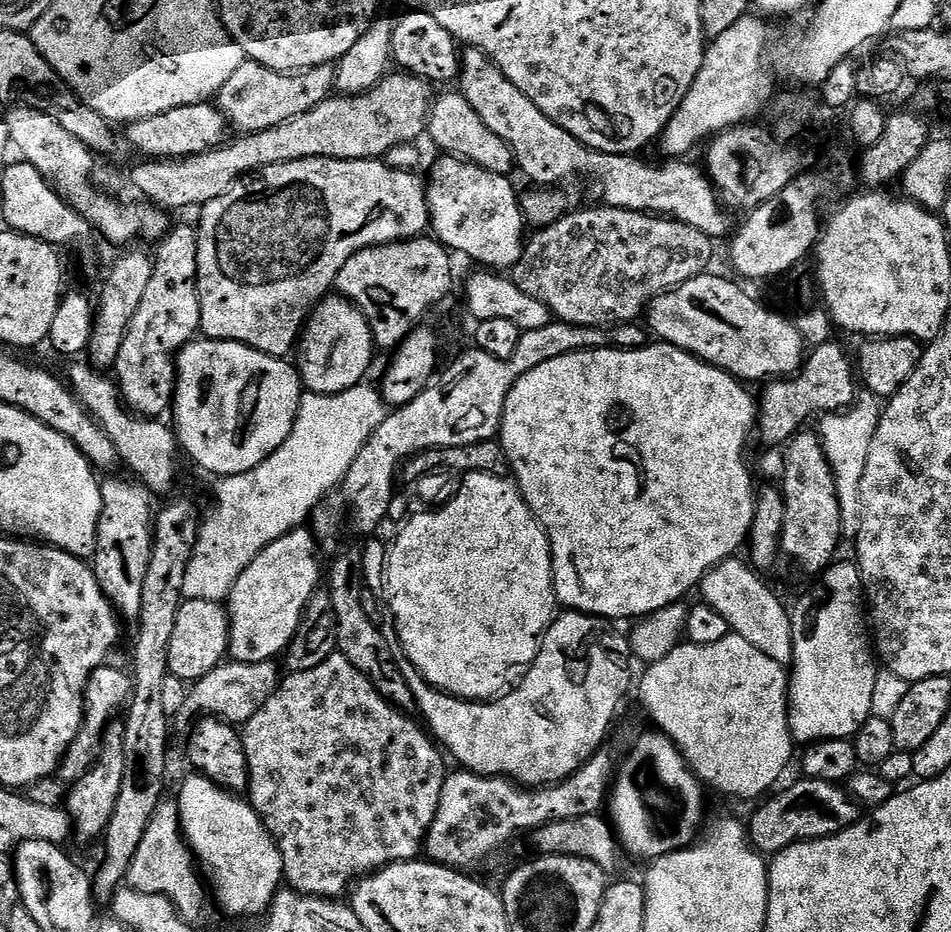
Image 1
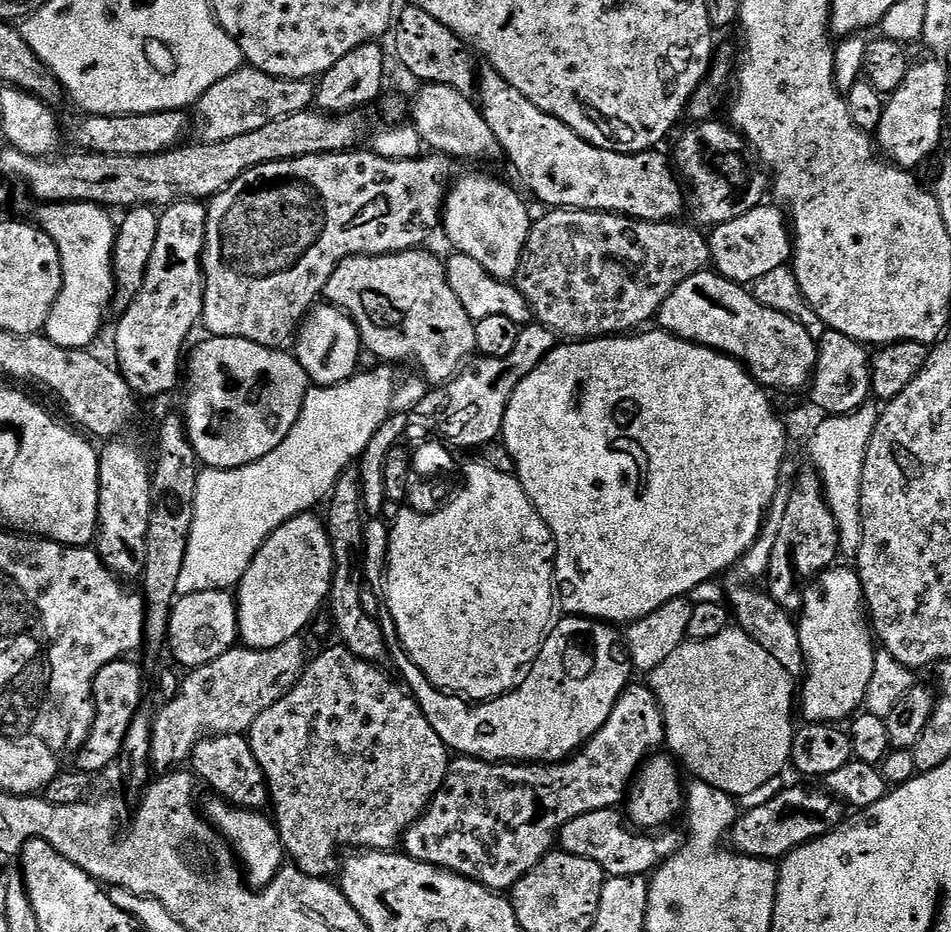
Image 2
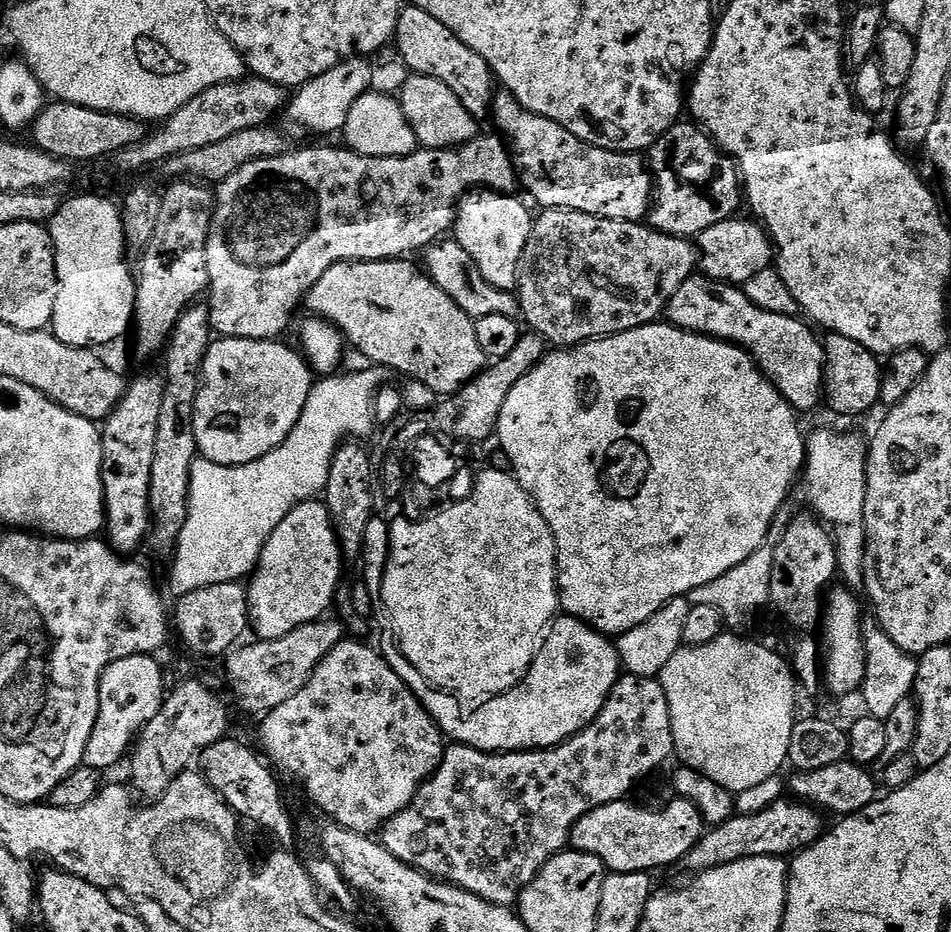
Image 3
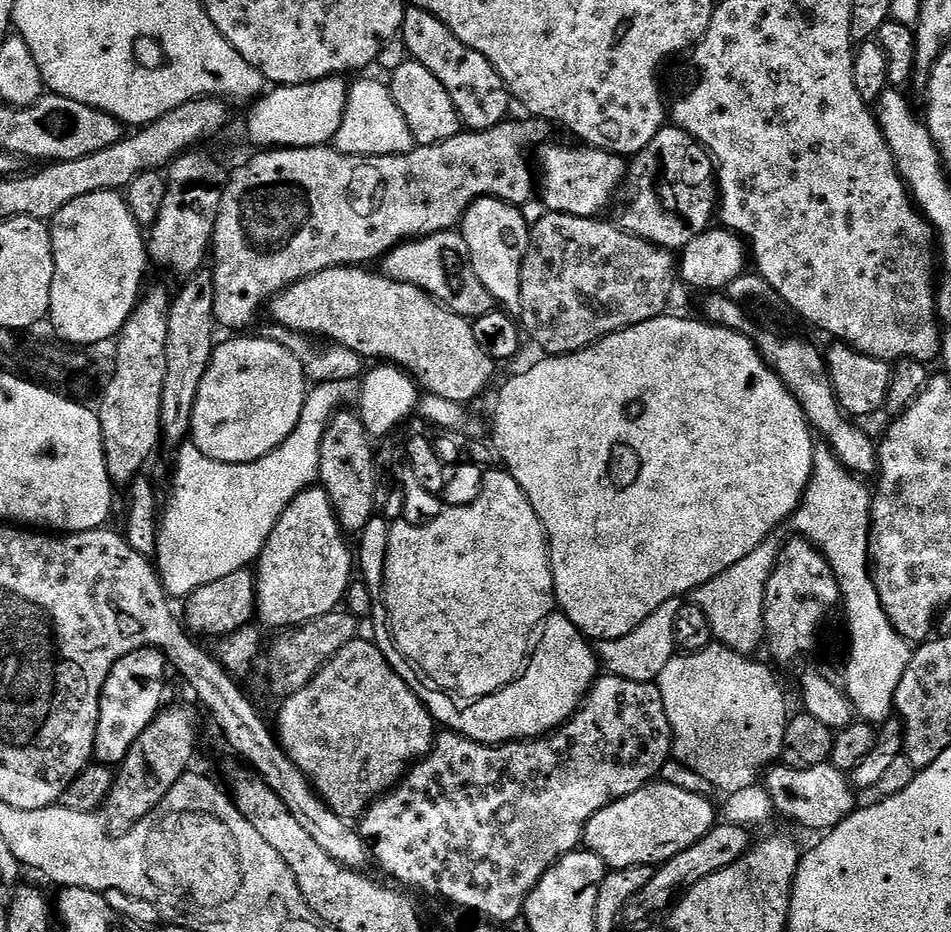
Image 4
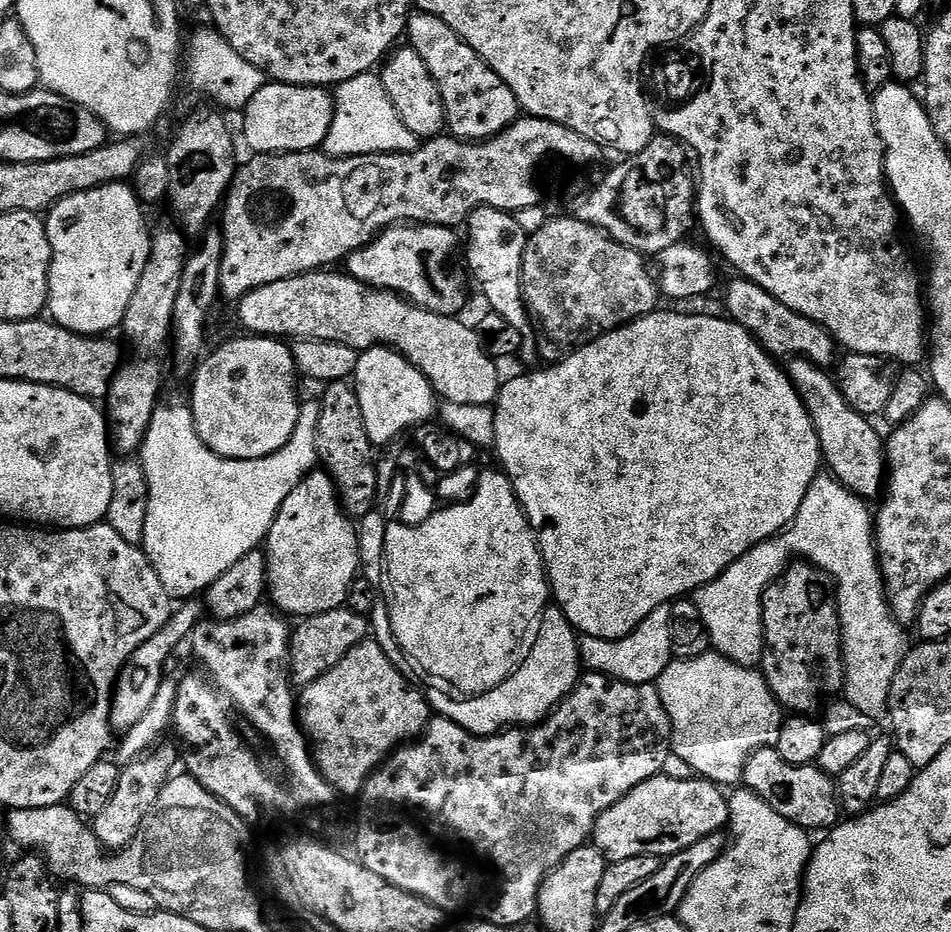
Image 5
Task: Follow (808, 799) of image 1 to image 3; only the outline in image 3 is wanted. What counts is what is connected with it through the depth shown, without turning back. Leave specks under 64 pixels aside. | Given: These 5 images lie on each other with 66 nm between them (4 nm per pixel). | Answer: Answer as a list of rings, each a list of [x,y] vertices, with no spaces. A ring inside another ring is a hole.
[[[795,798],[787,799],[776,800],[773,804],[758,809],[757,812],[746,813],[745,816],[733,814],[729,820],[711,825],[701,835],[700,841],[684,856],[683,867],[688,867],[689,873],[699,874],[706,869],[738,862],[742,858],[759,856],[784,858],[819,840],[826,828],[825,817],[811,804],[805,804]]]

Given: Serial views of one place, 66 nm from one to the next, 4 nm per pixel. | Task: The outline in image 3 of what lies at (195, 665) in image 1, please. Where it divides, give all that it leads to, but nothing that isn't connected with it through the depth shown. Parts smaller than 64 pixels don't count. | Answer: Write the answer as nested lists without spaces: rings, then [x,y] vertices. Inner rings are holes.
[[[231,580],[179,597],[174,612],[174,632],[196,656],[220,656],[237,647],[240,635],[249,631],[248,590],[243,583]]]

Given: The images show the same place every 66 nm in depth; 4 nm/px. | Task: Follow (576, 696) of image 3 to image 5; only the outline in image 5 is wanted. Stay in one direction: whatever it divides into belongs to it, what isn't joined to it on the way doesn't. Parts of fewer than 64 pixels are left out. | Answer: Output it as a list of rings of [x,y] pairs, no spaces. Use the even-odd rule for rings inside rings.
[[[377,606],[374,609],[370,617],[370,626],[376,643],[382,646],[383,652],[408,681],[415,681],[421,689],[433,688],[437,692],[430,698],[433,713],[439,714],[443,719],[452,720],[475,736],[495,736],[497,732],[505,731],[506,725],[535,726],[547,720],[555,712],[556,707],[567,699],[580,683],[582,661],[578,633],[558,606],[545,608],[538,640],[534,642],[534,648],[530,650],[524,665],[510,678],[500,679],[494,686],[474,692],[464,690],[454,680],[438,676],[430,670],[426,674],[422,662],[406,662],[402,652],[398,650],[397,643],[394,642],[387,608]],[[414,666],[422,666],[422,668],[414,670]],[[479,704],[484,704],[484,708],[477,709]],[[500,720],[505,720],[506,723],[503,724]]]

